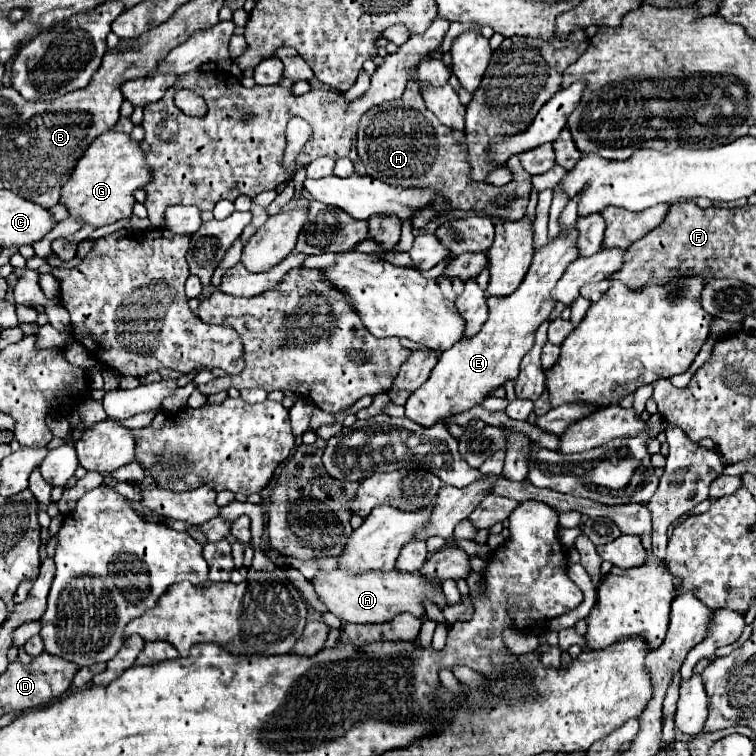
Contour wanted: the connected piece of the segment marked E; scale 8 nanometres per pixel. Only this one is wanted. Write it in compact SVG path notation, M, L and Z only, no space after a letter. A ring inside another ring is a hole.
M575 230L569 236L559 236L545 248L535 252L531 268L519 288L507 298L491 298L489 318L481 332L473 338L459 340L453 348L441 354L437 366L433 368L429 380L417 388L405 404L405 416L421 426L435 426L455 414L467 412L479 406L487 396L491 396L507 380L519 376L519 364L523 356L531 350L535 330L549 318L555 302L551 302L549 292L555 288L567 266L579 256L575 250Z

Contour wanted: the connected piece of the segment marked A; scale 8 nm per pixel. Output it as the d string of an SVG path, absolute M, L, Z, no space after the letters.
M335 570L329 574L321 574L313 580L315 592L321 602L333 612L341 622L355 622L355 624L385 624L391 622L395 616L409 612L417 616L421 622L427 620L425 602L437 604L437 608L449 606L447 598L443 596L441 582L423 576L421 572L403 574L399 570L391 572L367 572L359 576L351 576L345 570Z

